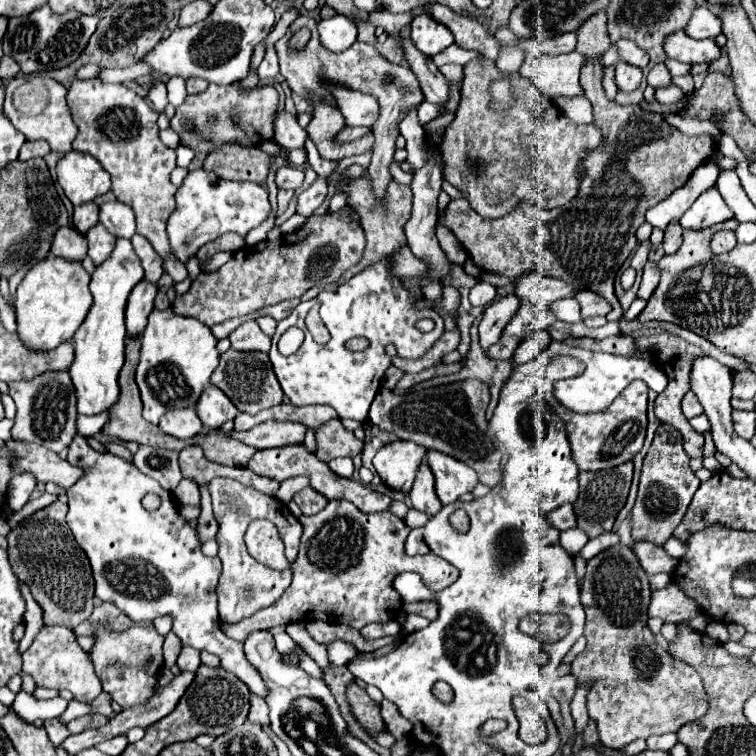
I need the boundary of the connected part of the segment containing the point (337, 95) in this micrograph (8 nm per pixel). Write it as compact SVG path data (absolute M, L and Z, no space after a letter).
M320 77L322 85L326 91L332 93L340 113L346 119L346 125L364 125L364 127L372 127L374 121L380 115L380 109L376 109L376 97L374 95L366 95L360 93L356 89L350 89L342 83L334 83L334 81L326 81L324 77Z

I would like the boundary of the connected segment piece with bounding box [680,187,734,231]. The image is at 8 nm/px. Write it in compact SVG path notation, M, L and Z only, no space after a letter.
M710 187L682 215L680 225L690 231L702 231L702 229L708 229L716 223L724 223L732 217L734 217L734 211L726 205L726 201L718 193L718 189Z

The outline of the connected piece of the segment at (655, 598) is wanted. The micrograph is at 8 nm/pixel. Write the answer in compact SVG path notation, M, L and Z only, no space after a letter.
M670 581L666 587L652 591L652 601L648 607L650 617L660 617L670 623L680 623L680 621L692 621L694 617L700 615L700 607L690 599L680 585Z

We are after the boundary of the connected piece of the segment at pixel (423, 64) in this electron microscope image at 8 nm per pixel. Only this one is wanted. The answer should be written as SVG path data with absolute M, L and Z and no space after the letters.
M402 39L402 49L404 49L404 57L408 59L410 67L420 77L420 87L426 93L424 95L426 101L438 105L440 111L444 111L444 105L448 101L448 81L446 81L446 77L440 73L440 69L432 63L430 57L420 53L412 45L410 39Z

